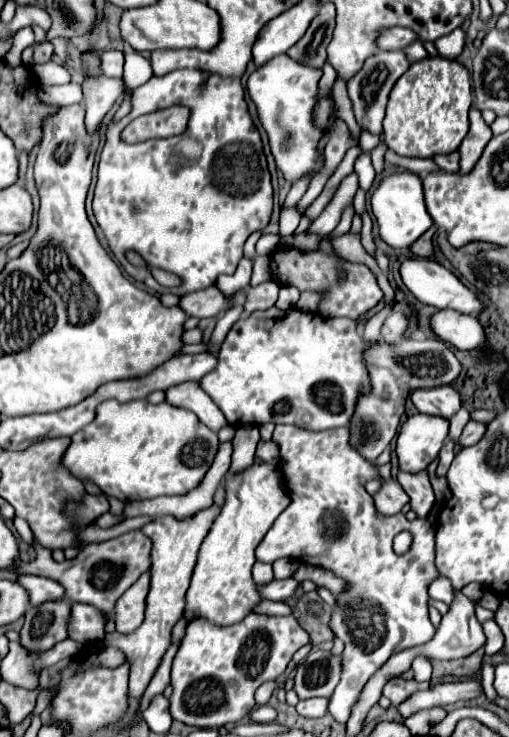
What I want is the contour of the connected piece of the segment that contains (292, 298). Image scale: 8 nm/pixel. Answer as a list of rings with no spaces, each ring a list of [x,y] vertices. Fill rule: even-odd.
[[[281,288],[279,292],[279,300],[277,300],[277,308],[289,308],[289,306],[295,306],[299,300],[299,292],[295,288]]]

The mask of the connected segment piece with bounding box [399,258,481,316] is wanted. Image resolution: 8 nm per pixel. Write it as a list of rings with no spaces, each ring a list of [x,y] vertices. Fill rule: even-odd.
[[[407,258],[401,264],[399,272],[401,272],[401,280],[407,286],[407,290],[423,304],[435,306],[437,310],[449,308],[449,310],[457,310],[457,312],[473,314],[473,316],[481,310],[481,302],[477,300],[477,296],[469,288],[465,288],[453,272],[449,272],[447,268],[443,268],[441,264],[429,258]]]

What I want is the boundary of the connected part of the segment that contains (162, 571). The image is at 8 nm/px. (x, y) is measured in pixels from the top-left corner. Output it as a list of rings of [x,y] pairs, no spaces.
[[[211,506],[211,508],[201,510],[199,514],[195,514],[193,518],[187,518],[187,520],[175,520],[173,516],[161,516],[161,518],[155,518],[141,528],[141,532],[147,538],[151,538],[151,542],[153,542],[153,550],[151,550],[153,576],[151,576],[151,590],[149,590],[147,602],[145,602],[145,620],[135,632],[131,632],[127,636],[113,632],[105,638],[107,646],[115,646],[115,648],[123,650],[123,654],[131,662],[129,694],[135,698],[143,696],[149,680],[153,678],[155,670],[161,664],[165,650],[171,644],[171,630],[177,624],[177,620],[183,616],[185,592],[189,588],[191,572],[195,568],[195,562],[197,562],[199,546],[201,546],[203,538],[207,536],[209,526],[213,524],[217,514],[219,514],[219,508]]]

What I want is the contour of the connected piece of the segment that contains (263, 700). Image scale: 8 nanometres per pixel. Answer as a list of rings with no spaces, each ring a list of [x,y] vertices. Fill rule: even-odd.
[[[271,682],[271,684],[263,684],[263,686],[255,692],[255,702],[257,702],[257,706],[267,704],[267,700],[269,700],[269,696],[271,696],[271,692],[273,692],[275,688],[277,688],[275,682]]]

